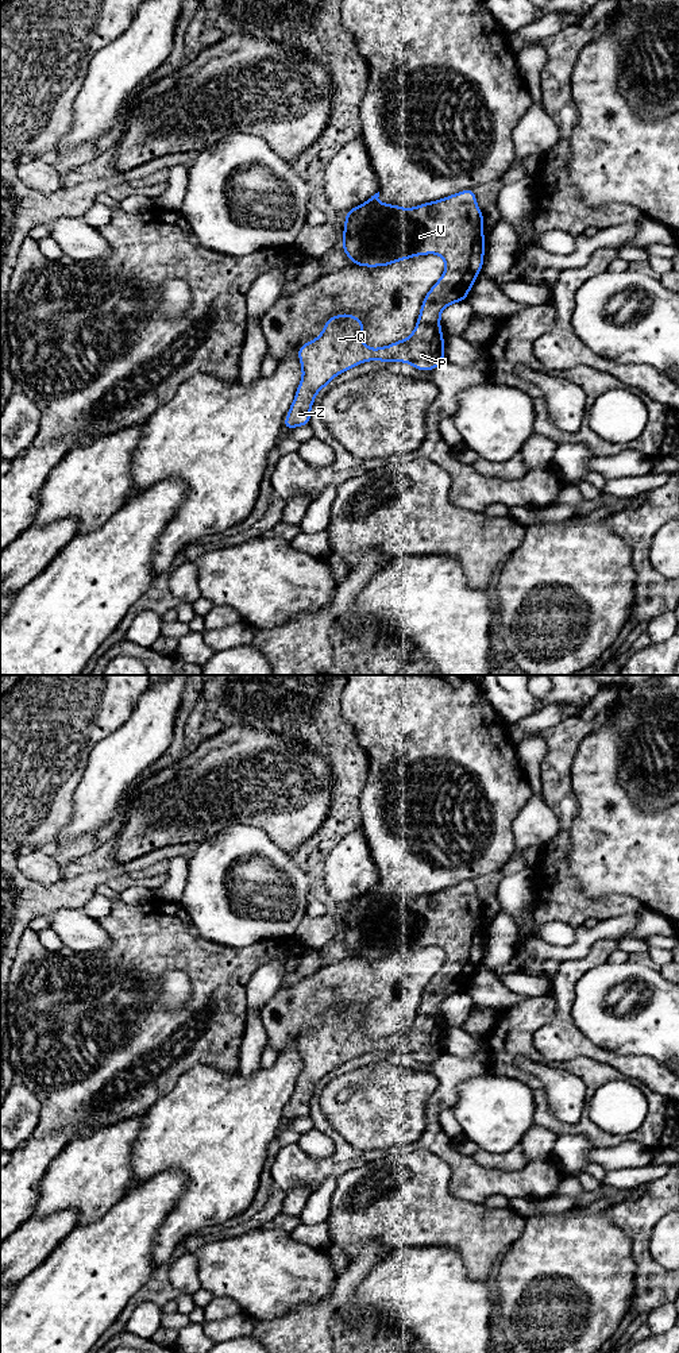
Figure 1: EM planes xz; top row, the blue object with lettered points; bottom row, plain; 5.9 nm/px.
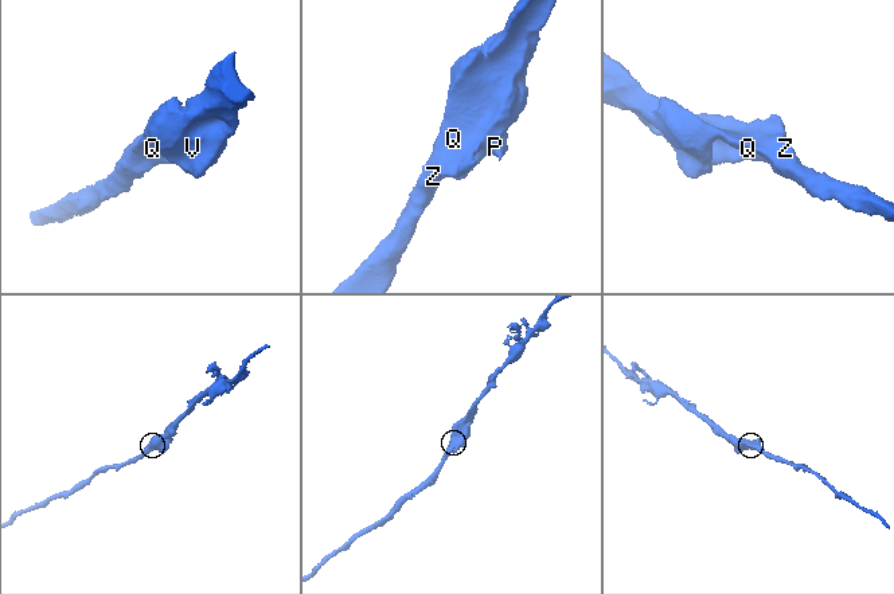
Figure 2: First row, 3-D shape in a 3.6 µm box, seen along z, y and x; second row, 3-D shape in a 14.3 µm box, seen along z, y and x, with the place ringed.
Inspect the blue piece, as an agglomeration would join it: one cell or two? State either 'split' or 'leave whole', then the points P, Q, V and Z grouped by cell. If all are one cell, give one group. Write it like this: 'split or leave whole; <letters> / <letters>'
leave whole; P Q V Z

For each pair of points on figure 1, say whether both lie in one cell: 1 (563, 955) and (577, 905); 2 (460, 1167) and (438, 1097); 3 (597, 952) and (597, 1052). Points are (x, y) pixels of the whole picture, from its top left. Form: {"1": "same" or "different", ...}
{"1": "different", "2": "same", "3": "same"}

